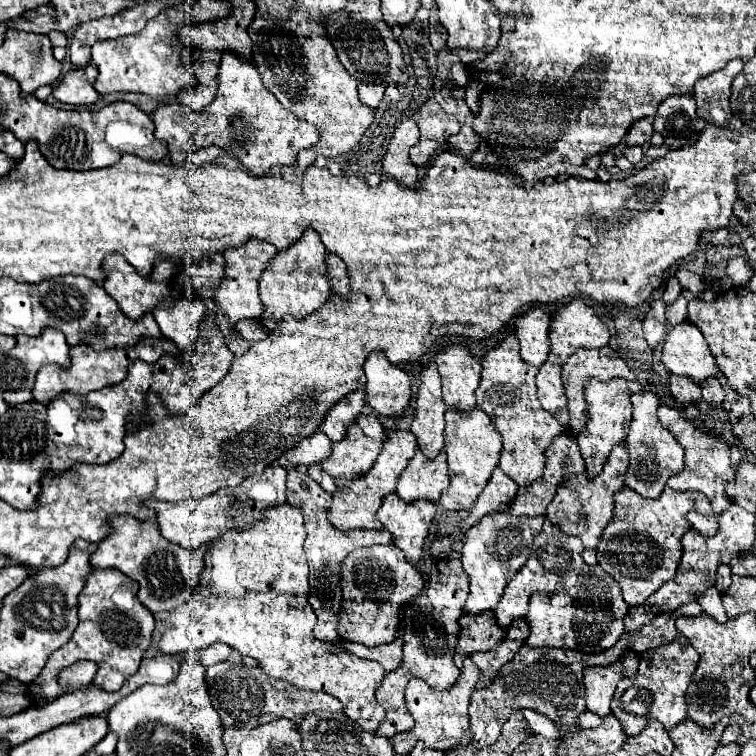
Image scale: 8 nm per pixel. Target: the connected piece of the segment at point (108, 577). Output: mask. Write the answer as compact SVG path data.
M91 569L87 583L79 595L79 625L71 641L67 641L63 649L57 649L49 657L43 673L35 679L35 683L39 683L47 699L53 701L61 695L57 673L79 659L91 659L99 665L93 683L101 685L107 691L117 691L139 669L141 657L151 643L153 627L153 615L137 601L137 585L131 581L131 577L119 573L117 569Z

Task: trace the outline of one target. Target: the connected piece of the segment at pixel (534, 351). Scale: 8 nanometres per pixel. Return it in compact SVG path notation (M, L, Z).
M533 307L515 319L515 335L521 345L521 357L533 367L539 367L551 349L547 337L551 321L549 311L541 307Z

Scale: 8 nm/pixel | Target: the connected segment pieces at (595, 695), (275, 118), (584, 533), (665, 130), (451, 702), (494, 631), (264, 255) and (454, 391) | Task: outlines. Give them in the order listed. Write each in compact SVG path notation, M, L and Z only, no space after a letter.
M625 653L623 661L615 661L611 665L595 665L583 667L583 683L585 683L585 699L587 709L605 717L611 713L609 703L613 699L615 687L621 677L629 677L637 673L639 657L635 653Z
M223 53L217 79L217 95L213 103L197 113L197 119L195 111L181 111L179 103L163 103L151 113L155 137L167 143L171 161L185 163L199 147L219 145L227 153L237 155L253 175L263 175L273 165L293 165L301 149L313 147L319 141L319 133L313 125L281 107L275 95L263 85L261 75L249 59L237 53Z
M615 445L611 455L607 457L603 471L597 477L589 477L587 471L575 475L575 477L565 477L565 481L559 485L557 495L553 497L551 505L547 507L547 517L559 525L561 531L567 535L575 535L583 541L585 547L597 547L601 533L605 525L613 517L613 495L615 491L623 489L623 477L627 475L627 461L629 453L625 445Z
M691 93L671 95L659 105L653 125L665 139L689 139L695 133L697 119Z
M469 657L463 663L459 679L447 691L435 691L425 681L411 679L407 685L407 691L405 691L405 699L407 699L407 711L415 719L415 727L410 731L398 733L391 737L393 749L397 753L409 753L417 741L423 741L425 747L439 749L439 751L447 751L455 745L467 745L473 737L473 733L469 729L467 707L469 707L469 699L471 699L471 693L475 689L477 679L479 679L479 669Z
M491 611L477 613L477 615L465 613L459 619L459 627L461 627L461 633L459 633L459 643L455 651L457 667L461 667L461 661L465 655L471 655L473 651L489 651L505 639L505 631L499 629Z
M247 241L239 249L223 249L225 259L225 275L219 283L219 289L215 291L215 307L225 313L225 317L231 323L231 331L237 331L237 321L241 319L257 319L263 315L263 303L259 297L259 277L263 275L265 267L273 259L277 249L271 243L263 241Z
M451 343L437 351L435 363L443 381L443 399L447 407L461 411L473 409L475 389L481 379L481 363L477 357L473 357L467 347Z

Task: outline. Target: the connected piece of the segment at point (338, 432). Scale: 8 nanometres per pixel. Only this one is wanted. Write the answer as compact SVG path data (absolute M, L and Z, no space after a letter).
M357 389L353 393L353 403L349 399L341 399L337 405L333 405L319 425L319 431L323 431L333 443L341 441L345 437L347 427L355 421L355 417L365 411L365 391Z

